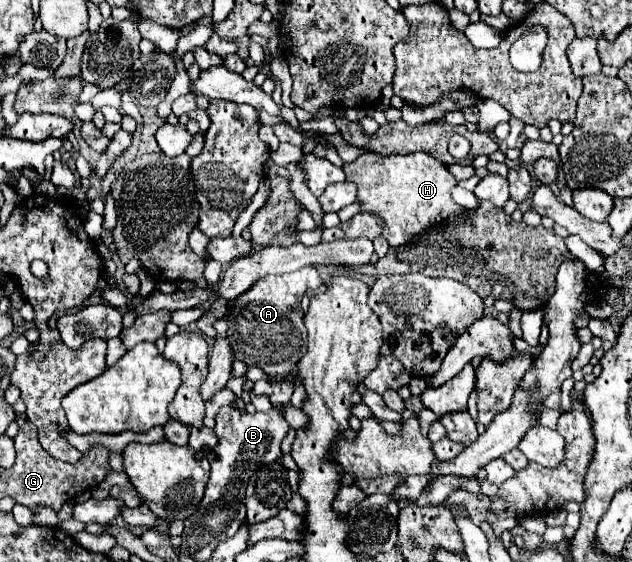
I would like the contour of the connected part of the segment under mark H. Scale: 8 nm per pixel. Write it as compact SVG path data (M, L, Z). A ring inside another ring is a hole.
M365 153L353 163L345 163L343 171L347 181L357 185L357 201L361 203L361 211L381 217L381 235L389 241L389 247L405 245L415 235L421 235L437 225L447 225L451 217L463 221L461 217L467 213L451 199L451 189L457 185L457 179L441 161L427 153Z

